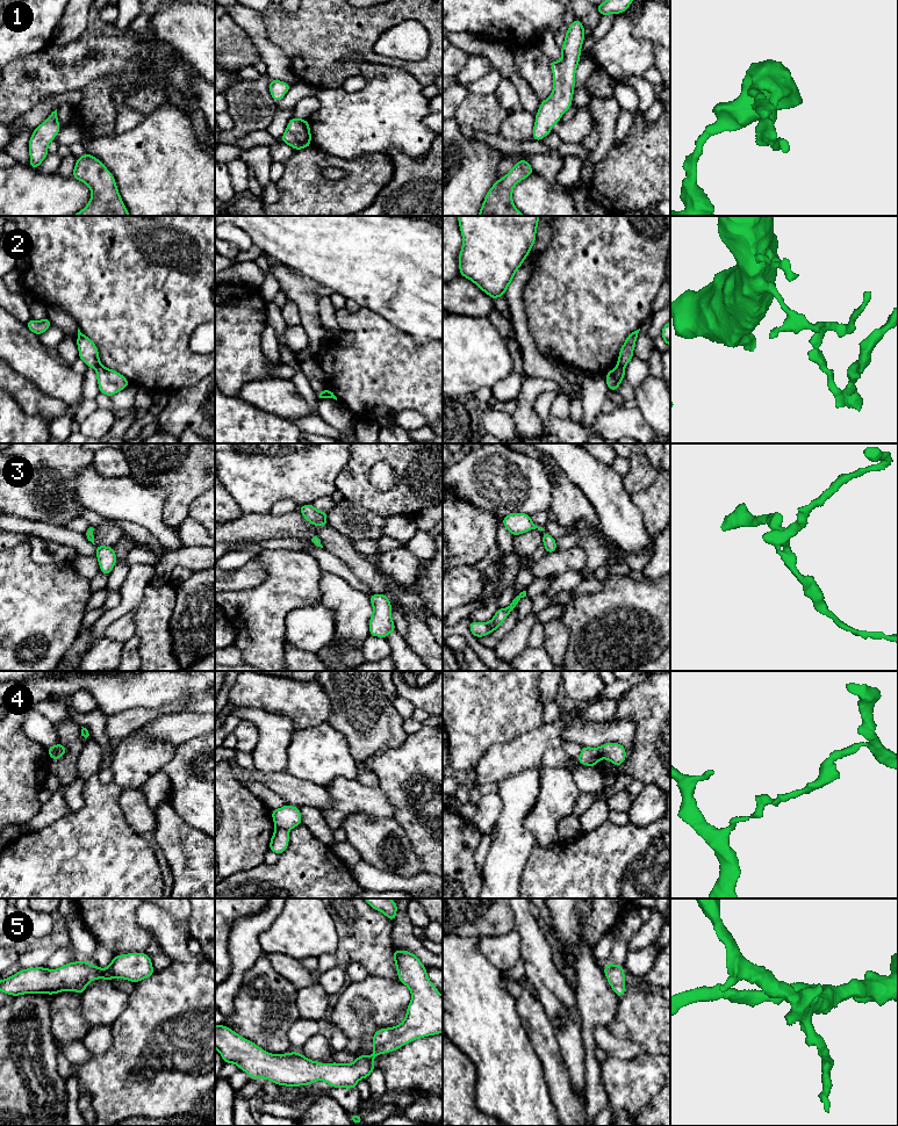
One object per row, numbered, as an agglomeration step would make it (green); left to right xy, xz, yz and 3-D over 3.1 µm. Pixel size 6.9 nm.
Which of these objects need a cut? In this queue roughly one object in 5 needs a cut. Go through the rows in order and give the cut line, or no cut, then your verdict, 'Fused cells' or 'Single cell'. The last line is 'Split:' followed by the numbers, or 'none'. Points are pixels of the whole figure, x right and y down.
1: No split. Single cell
2: Split along yz (617, 365), (623, 368). Fused cells
3: No split. Single cell
4: Split along xz (275, 827), (284, 828), (287, 831). Fused cells
5: No split. Single cell
Split: 2, 4

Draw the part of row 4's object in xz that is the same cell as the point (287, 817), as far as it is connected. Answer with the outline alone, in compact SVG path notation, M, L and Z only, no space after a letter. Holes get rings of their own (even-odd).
M286 804L279 809L271 810L271 813L275 828L289 831L296 825L302 824L300 808L297 807Z

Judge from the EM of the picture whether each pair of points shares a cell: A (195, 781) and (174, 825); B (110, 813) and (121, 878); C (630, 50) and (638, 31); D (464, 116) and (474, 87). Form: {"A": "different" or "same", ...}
{"A": "different", "B": "same", "C": "different", "D": "different"}

